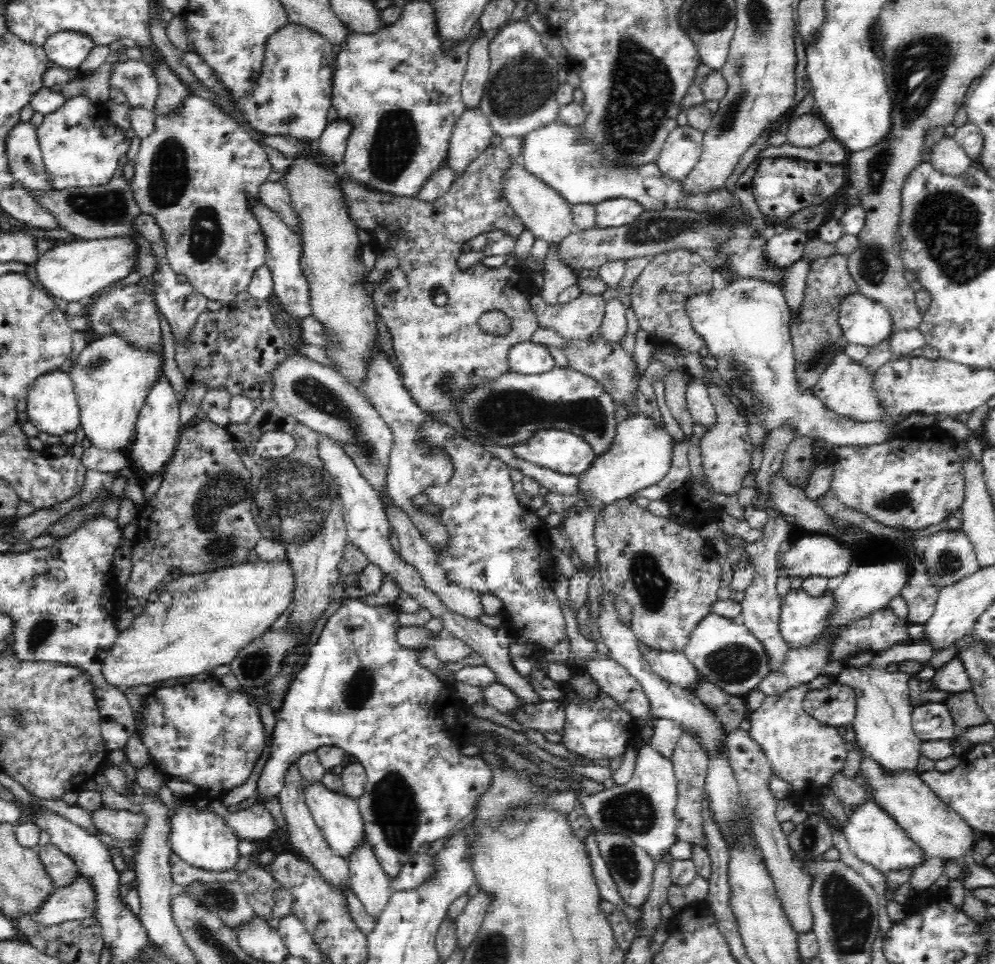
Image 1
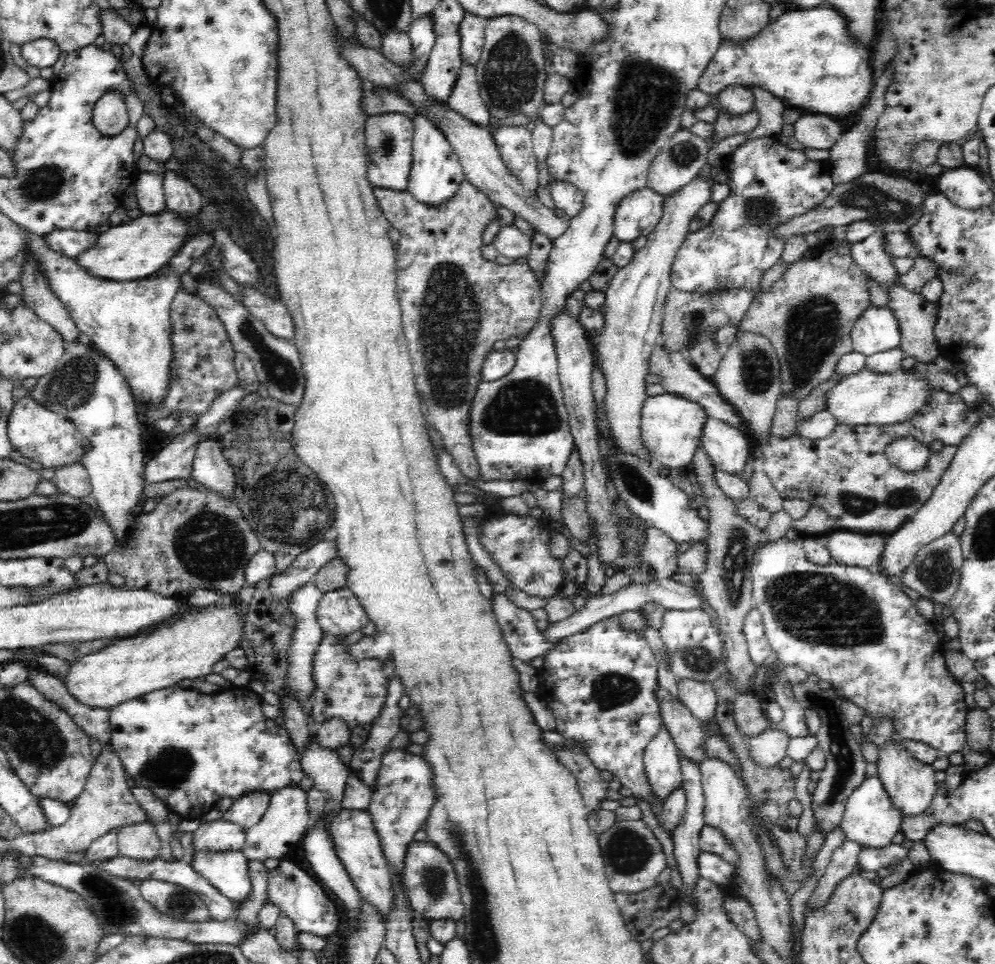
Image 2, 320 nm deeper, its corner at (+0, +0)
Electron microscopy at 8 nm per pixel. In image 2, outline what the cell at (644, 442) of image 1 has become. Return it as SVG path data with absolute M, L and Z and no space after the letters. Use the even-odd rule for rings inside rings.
M664 393L650 396L643 402L641 410L641 438L645 448L651 453L652 464L662 472L678 469L691 464L695 452L702 446L701 438L705 422L710 418L705 408L677 394Z

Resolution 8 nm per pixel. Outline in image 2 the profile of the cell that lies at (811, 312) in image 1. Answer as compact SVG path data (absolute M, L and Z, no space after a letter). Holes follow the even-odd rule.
M827 239L821 245L823 250L818 257L812 258L811 260L800 259L796 262L793 262L788 270L784 272L783 276L771 286L770 290L756 294L752 299L752 302L749 304L747 313L739 322L739 328L742 330L747 330L747 332L750 333L763 334L763 336L766 336L766 338L770 340L770 343L772 343L776 353L778 354L778 359L781 364L781 392L782 394L793 394L793 398L797 398L797 400L800 401L810 394L810 390L814 390L816 386L822 384L822 382L832 377L836 362L840 361L844 354L850 354L850 352L853 351L851 336L852 327L858 318L860 318L861 314L871 306L870 291L872 287L868 287L868 278L865 277L864 272L856 265L854 258L852 258L852 244L848 243L847 240L844 240L838 245L834 245L833 242L830 242Z

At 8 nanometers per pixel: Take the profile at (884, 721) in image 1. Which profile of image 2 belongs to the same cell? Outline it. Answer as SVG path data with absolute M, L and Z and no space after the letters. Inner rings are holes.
M893 736L886 746L879 750L880 760L878 760L878 776L882 781L883 788L886 789L888 796L893 802L894 808L906 816L920 816L931 803L936 786L935 769L930 764L920 763L915 760L909 752L905 751L903 744L898 744L899 739Z

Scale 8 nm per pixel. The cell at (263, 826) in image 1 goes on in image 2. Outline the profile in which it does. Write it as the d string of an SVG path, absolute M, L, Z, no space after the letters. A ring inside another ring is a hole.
M226 820L202 824L192 833L192 846L196 851L242 851L246 835L243 829Z

